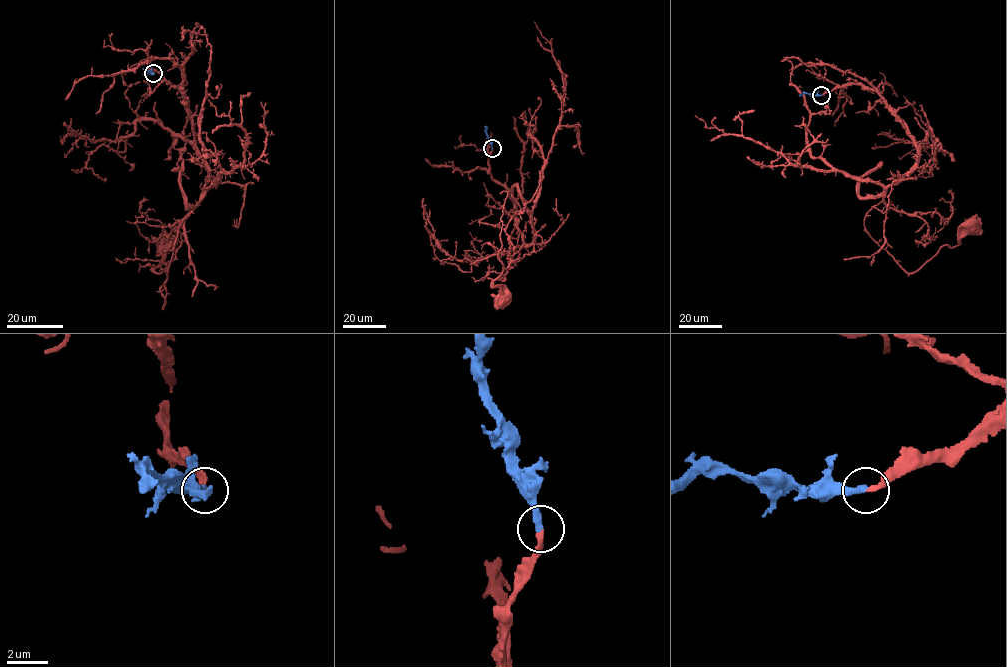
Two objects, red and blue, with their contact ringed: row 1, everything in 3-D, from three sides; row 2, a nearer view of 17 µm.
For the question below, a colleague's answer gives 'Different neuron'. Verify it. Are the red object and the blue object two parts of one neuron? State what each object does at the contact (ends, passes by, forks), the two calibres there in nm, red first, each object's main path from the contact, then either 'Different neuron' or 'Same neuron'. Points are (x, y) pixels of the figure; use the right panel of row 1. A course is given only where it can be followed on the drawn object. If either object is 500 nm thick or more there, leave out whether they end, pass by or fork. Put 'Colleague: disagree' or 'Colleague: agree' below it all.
At the ring red ends. At the ring blue ends. Thickness 200 nm (red) against 320 nm. Course of red: (821, 95), (853, 84), (872, 88), (910, 136), (917, 162), (864, 219), (907, 272), (956, 246), (972, 225). Course of blue: (821, 95), (802, 93), (799, 96). Same neuron
Colleague: disagree

